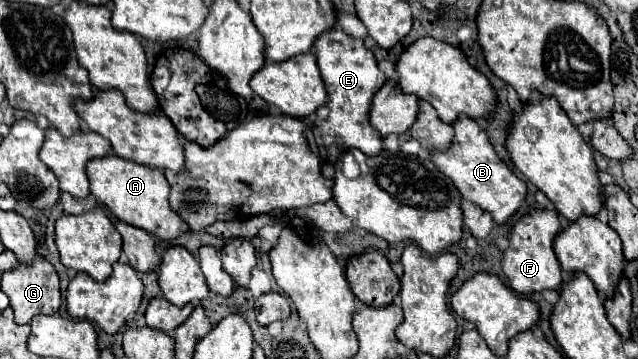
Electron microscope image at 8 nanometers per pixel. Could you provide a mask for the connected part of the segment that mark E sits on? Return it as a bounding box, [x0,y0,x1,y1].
[314,30,386,166]

